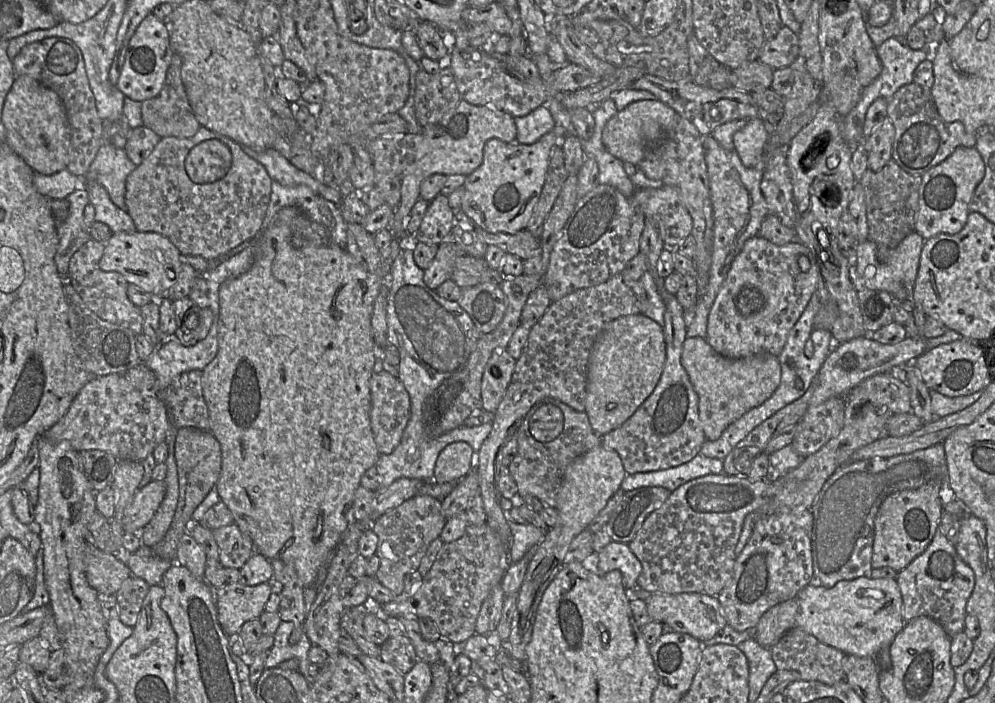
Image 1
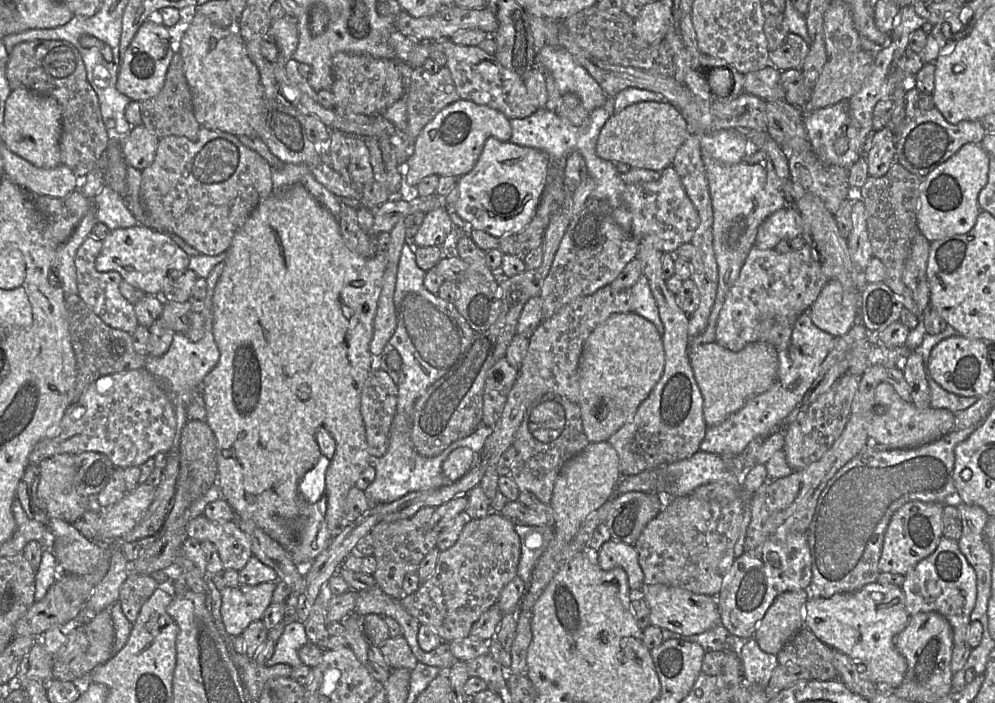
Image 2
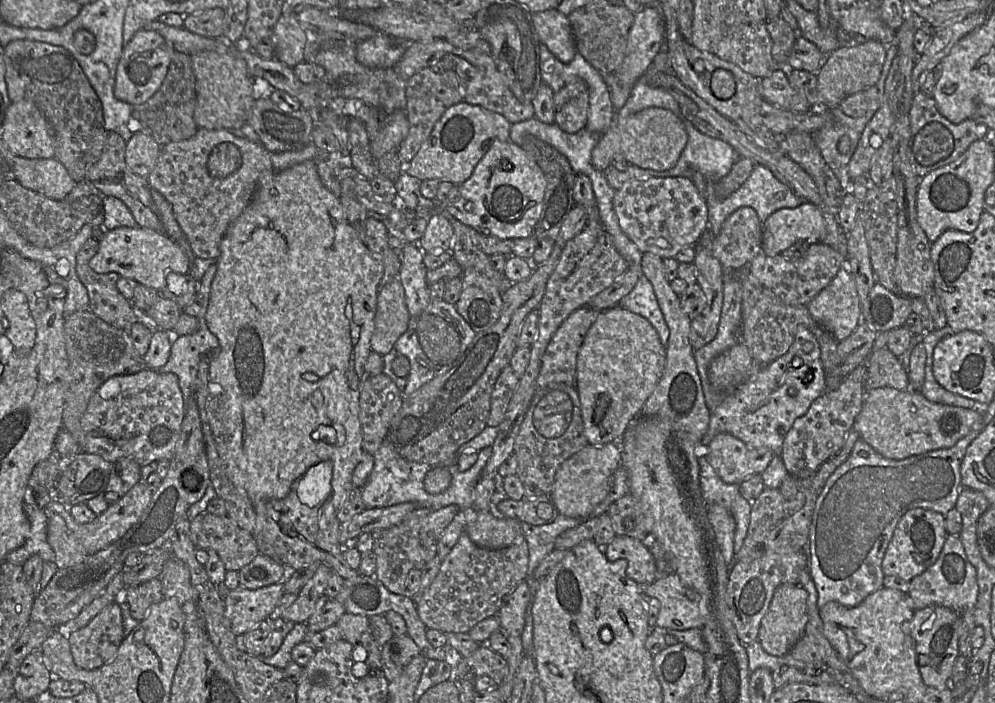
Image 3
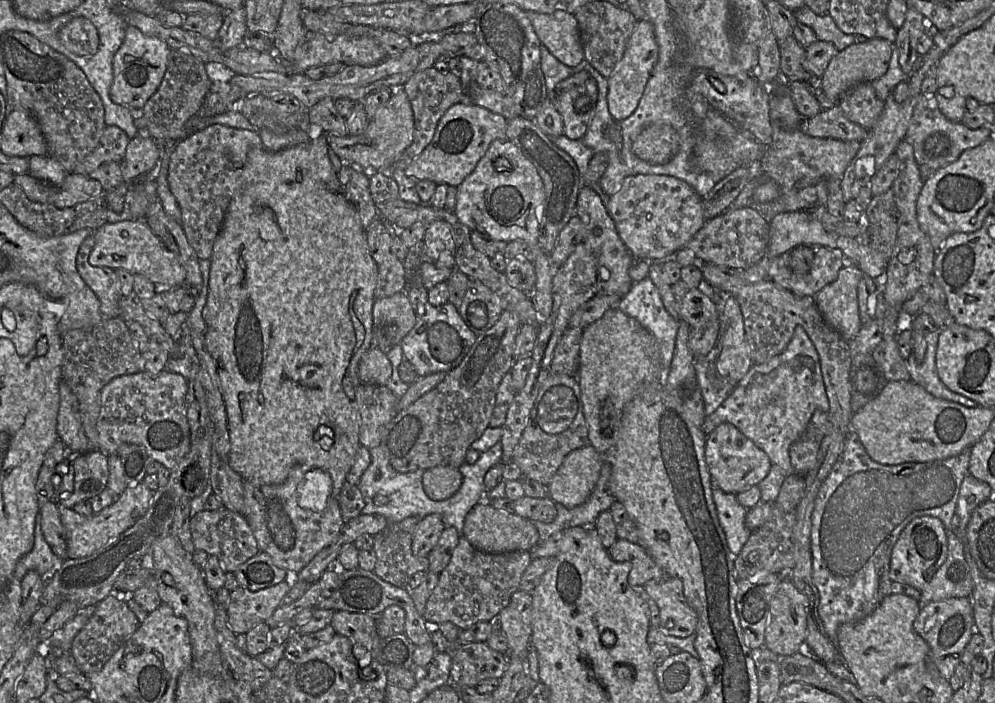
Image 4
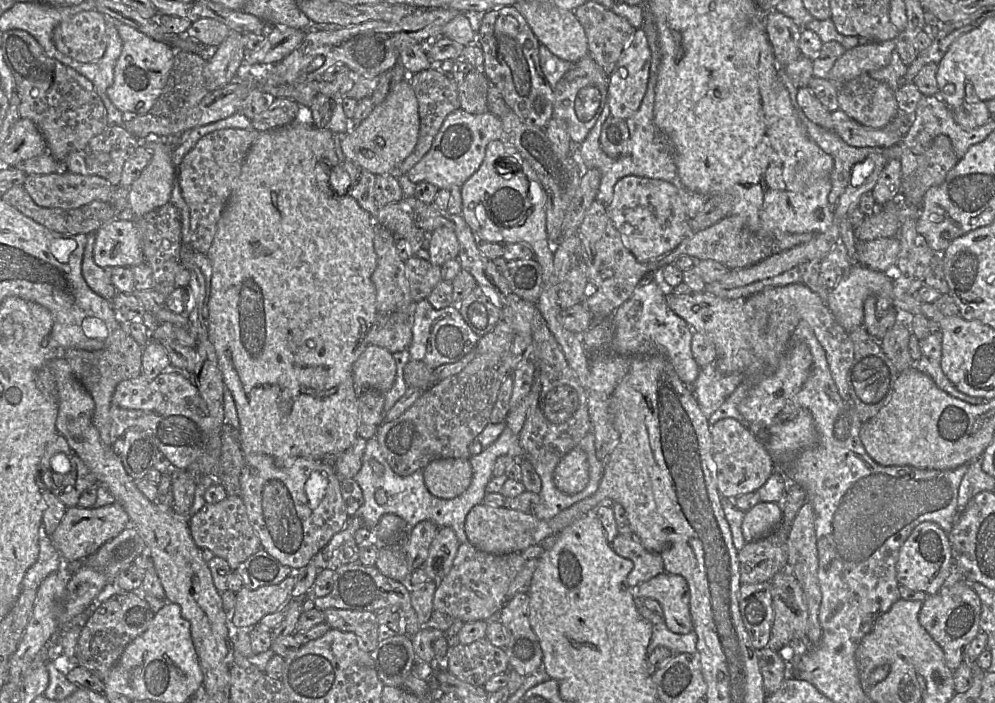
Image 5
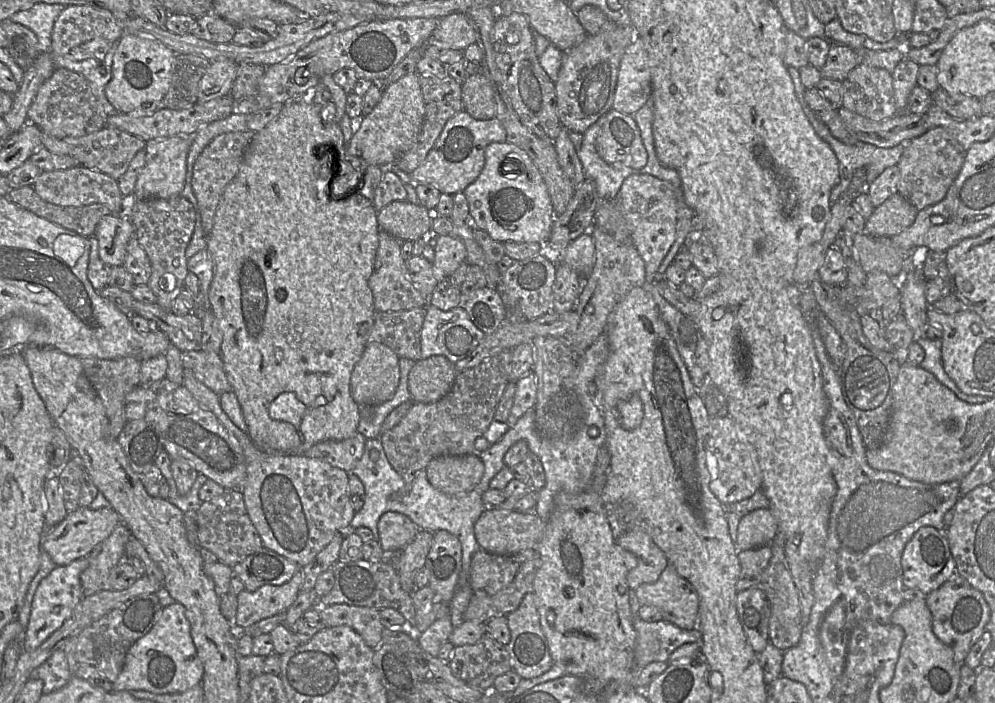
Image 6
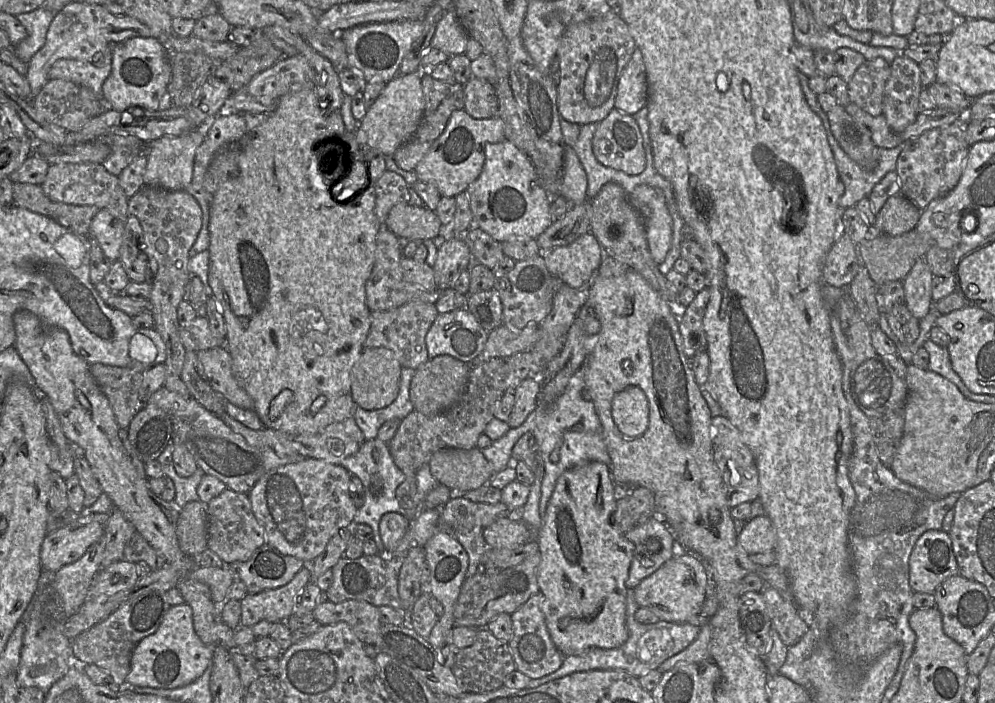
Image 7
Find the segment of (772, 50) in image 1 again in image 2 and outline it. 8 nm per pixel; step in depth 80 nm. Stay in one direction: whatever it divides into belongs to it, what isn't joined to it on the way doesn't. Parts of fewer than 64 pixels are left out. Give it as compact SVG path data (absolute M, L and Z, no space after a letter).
M789 33L782 45L769 52L771 66L780 71L799 69L809 52L809 43L794 33Z

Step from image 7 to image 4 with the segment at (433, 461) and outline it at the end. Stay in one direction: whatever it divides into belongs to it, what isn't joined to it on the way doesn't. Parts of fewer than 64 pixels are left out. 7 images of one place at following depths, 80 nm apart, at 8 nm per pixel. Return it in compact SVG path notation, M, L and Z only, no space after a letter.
M435 466L424 471L423 489L427 496L436 501L453 496L461 487L463 476L458 468Z

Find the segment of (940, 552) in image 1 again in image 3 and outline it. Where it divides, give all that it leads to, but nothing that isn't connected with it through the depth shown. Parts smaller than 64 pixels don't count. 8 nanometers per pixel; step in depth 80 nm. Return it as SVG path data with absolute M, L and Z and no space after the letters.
M947 534L936 562L909 582L908 596L915 611L928 606L943 606L954 611L960 619L959 655L968 660L973 655L971 636L975 628L973 612L978 596L976 570L968 561L959 536Z

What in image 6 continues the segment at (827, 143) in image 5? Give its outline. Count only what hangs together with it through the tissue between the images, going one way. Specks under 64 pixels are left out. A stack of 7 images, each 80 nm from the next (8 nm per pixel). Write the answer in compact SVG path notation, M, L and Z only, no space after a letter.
M789 66L788 72L794 84L796 97L798 98L799 102L802 105L806 117L813 126L817 135L822 140L824 140L826 143L829 144L830 148L832 149L838 160L839 182L832 189L830 193L831 207L839 200L839 198L843 195L843 193L849 188L849 185L856 171L863 171L867 187L867 185L869 185L872 181L874 181L886 168L898 164L904 150L904 144L899 144L892 148L880 148L871 144L861 142L858 142L856 145L848 145L835 138L831 134L829 128L812 112L812 110L805 102L804 92L806 88L803 86L801 82L799 70L797 68Z

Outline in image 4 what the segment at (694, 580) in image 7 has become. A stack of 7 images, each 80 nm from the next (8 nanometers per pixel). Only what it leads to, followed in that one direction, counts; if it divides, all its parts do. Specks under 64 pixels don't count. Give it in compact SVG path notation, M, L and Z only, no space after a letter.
M664 576L661 580L650 580L643 587L634 588L645 601L650 598L656 602L660 609L660 628L664 633L685 638L696 632L698 617L684 596L684 586L680 579Z

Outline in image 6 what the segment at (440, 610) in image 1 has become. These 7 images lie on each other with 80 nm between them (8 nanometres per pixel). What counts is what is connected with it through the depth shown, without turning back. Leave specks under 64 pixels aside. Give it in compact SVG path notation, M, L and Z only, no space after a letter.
M477 551L471 560L470 584L473 591L484 590L496 594L508 586L520 569L511 556L501 556Z

